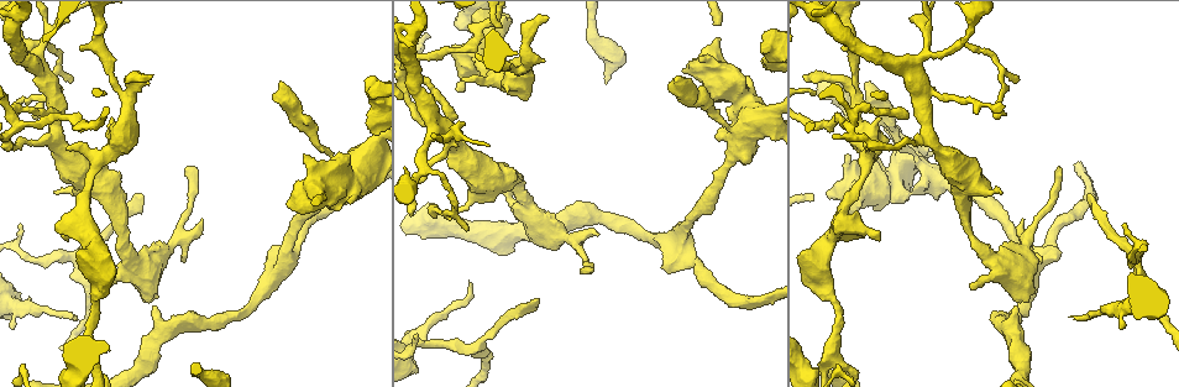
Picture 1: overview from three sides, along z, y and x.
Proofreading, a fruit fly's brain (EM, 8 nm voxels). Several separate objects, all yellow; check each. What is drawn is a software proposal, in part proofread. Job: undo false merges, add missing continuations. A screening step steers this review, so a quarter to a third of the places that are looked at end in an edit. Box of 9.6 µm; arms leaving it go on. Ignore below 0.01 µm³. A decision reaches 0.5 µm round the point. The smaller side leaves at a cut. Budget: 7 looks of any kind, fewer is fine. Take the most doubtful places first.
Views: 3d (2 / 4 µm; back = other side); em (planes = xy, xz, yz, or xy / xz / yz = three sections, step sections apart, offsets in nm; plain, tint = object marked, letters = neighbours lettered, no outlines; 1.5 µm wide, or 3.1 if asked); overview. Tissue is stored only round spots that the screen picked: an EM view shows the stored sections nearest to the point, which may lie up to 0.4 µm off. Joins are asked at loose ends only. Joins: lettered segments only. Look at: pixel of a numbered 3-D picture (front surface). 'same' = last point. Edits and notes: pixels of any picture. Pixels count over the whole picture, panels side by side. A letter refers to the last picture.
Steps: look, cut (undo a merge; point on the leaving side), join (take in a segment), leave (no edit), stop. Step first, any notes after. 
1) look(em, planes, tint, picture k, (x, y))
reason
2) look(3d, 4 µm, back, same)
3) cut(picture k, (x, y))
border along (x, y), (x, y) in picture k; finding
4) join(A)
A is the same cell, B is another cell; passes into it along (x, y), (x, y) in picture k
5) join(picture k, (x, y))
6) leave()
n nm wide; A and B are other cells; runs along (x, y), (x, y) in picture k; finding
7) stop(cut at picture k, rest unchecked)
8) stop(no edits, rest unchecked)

look(3d, 2 µm, picture 1, (74, 314))
thin end

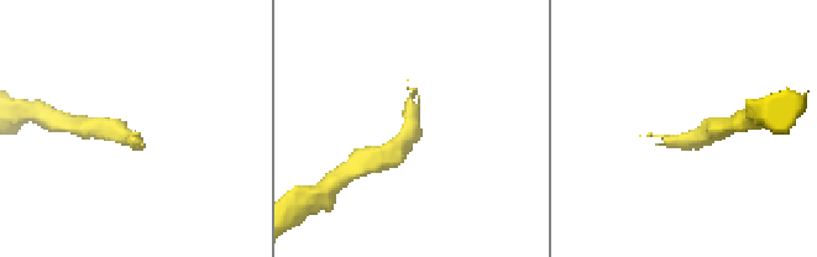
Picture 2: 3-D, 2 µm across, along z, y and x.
look(em, yz, step 4, tint, picture 2, (133, 132))

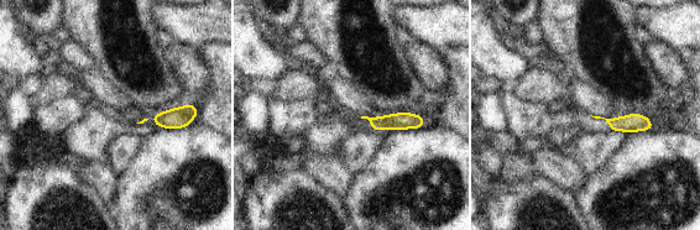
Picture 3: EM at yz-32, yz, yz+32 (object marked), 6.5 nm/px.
look(em, yz, step 4, letters, same)
see the neighbours

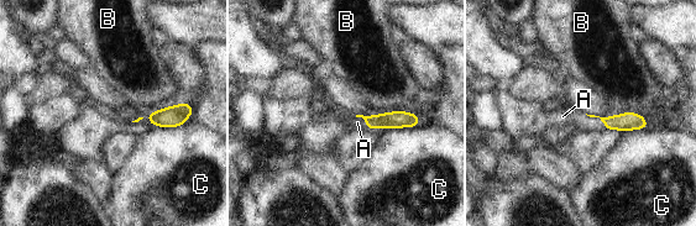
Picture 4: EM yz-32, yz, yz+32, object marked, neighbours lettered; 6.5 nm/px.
join(picture 4, (563, 116))
A is the same cell, B and C are other cells; passes into it along (626, 121), (597, 116), (563, 116) in picture 4; it goes on there

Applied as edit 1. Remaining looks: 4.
look(overview)

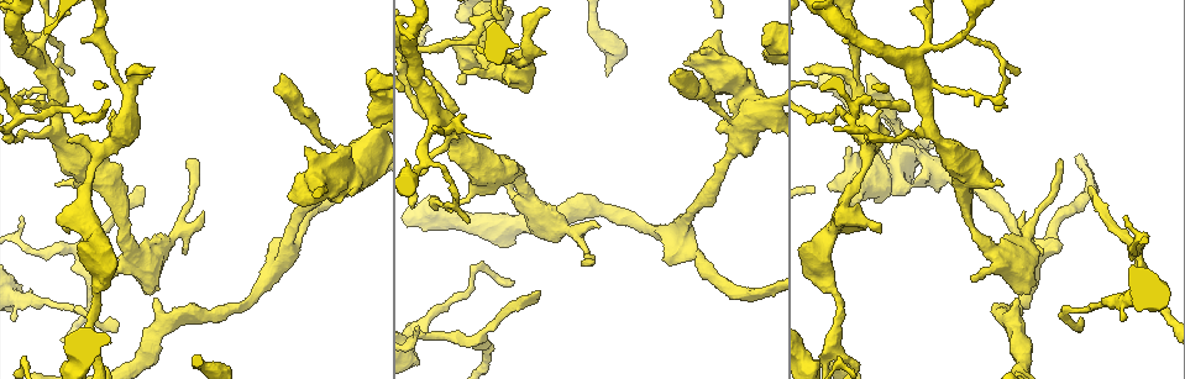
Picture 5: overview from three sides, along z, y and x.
look(3d, 4 µm, picture 5, (972, 274))
free end

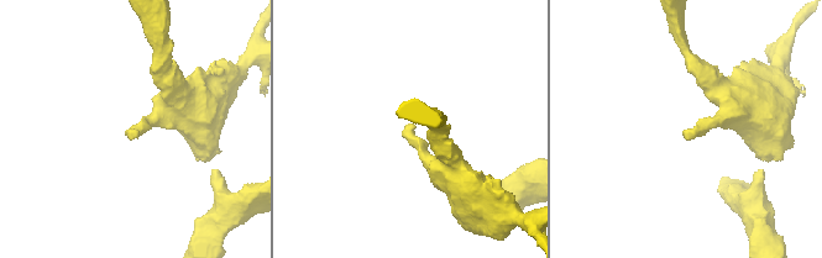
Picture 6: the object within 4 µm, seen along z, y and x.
look(em, xy, step 4, tint, picture 6, (136, 129))
now the EM

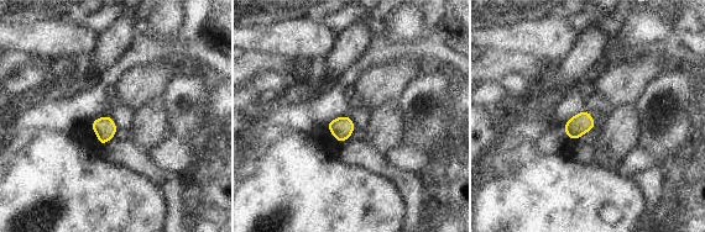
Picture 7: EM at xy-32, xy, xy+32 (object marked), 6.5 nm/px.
look(em, planes, letters, same)
another direction

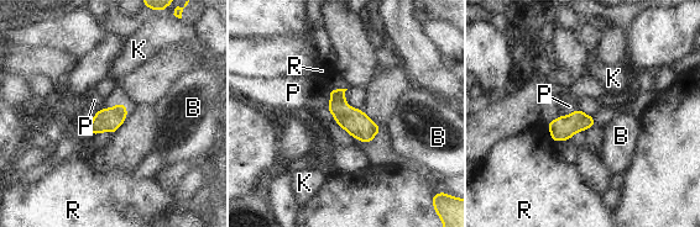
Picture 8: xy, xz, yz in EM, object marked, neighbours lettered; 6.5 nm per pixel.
leave()
B, K, P and R are other cells; border along (329, 89), (329, 104), (327, 107) in picture 8; none of them fits

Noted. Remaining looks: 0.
stop(join at picture 4, rest unchecked)

